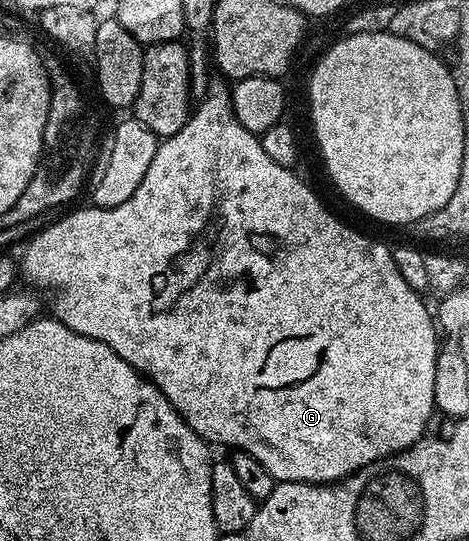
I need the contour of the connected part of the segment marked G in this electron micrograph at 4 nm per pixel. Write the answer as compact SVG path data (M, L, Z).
M211 81L206 99L197 105L198 110L196 108L196 113L187 119L184 128L159 145L148 173L144 180L140 180L140 188L136 188L124 204L116 204L112 208L87 204L83 210L64 215L59 222L44 227L31 240L26 250L26 262L32 273L58 286L57 321L78 334L108 344L108 348L119 354L133 370L149 378L154 387L178 409L182 419L207 443L219 442L222 446L256 456L256 460L268 468L275 483L334 484L357 475L354 474L357 470L372 465L377 458L386 458L389 454L397 456L409 450L425 435L422 433L430 422L430 413L433 415L436 410L434 389L440 330L431 307L429 310L422 303L423 295L413 290L404 276L400 276L391 247L373 242L370 238L362 242L361 232L341 222L293 174L295 171L291 167L271 160L268 152L264 152L261 137L248 132L248 128L236 120L230 107L230 90L225 86L227 83L222 82Z

